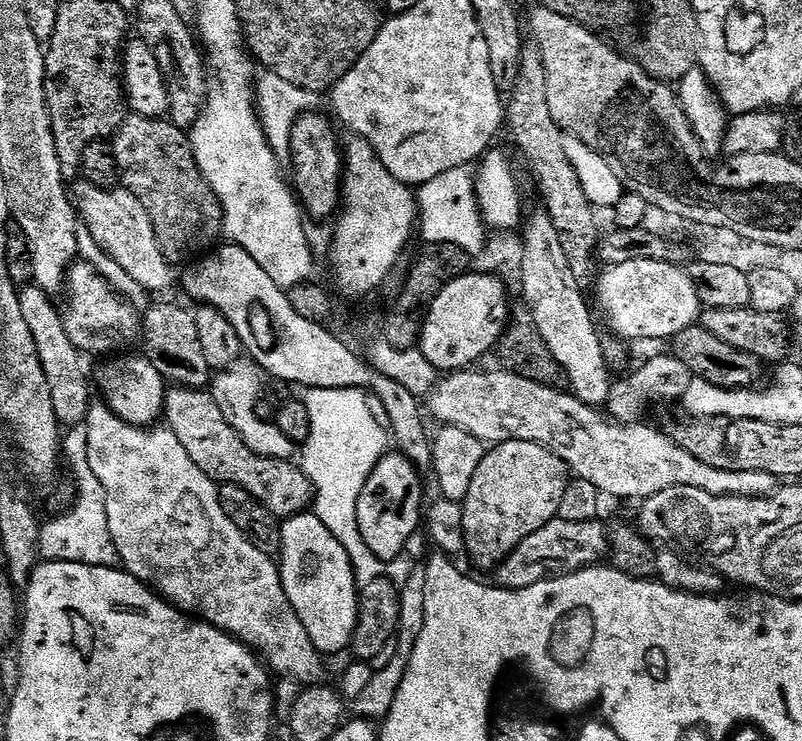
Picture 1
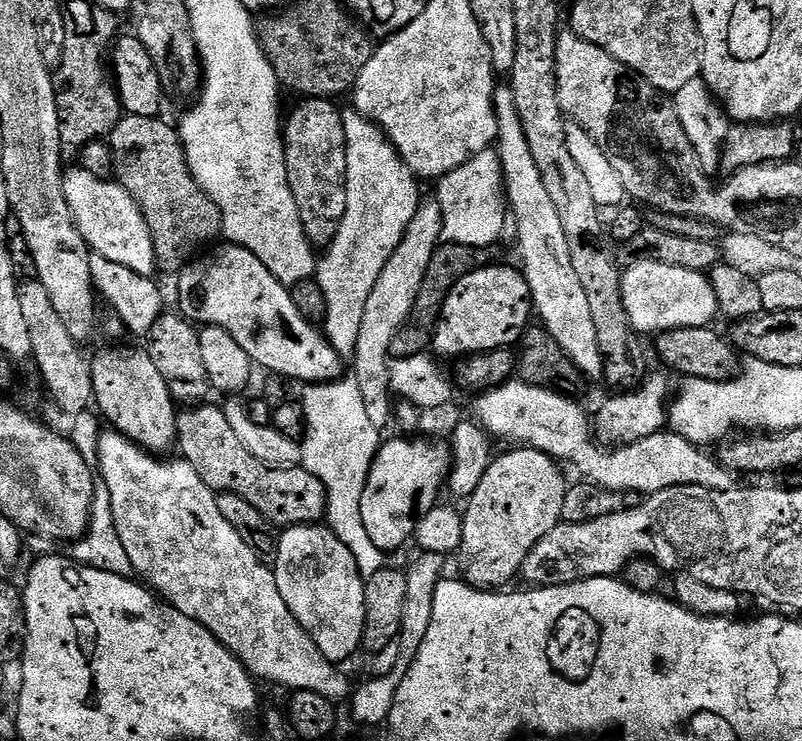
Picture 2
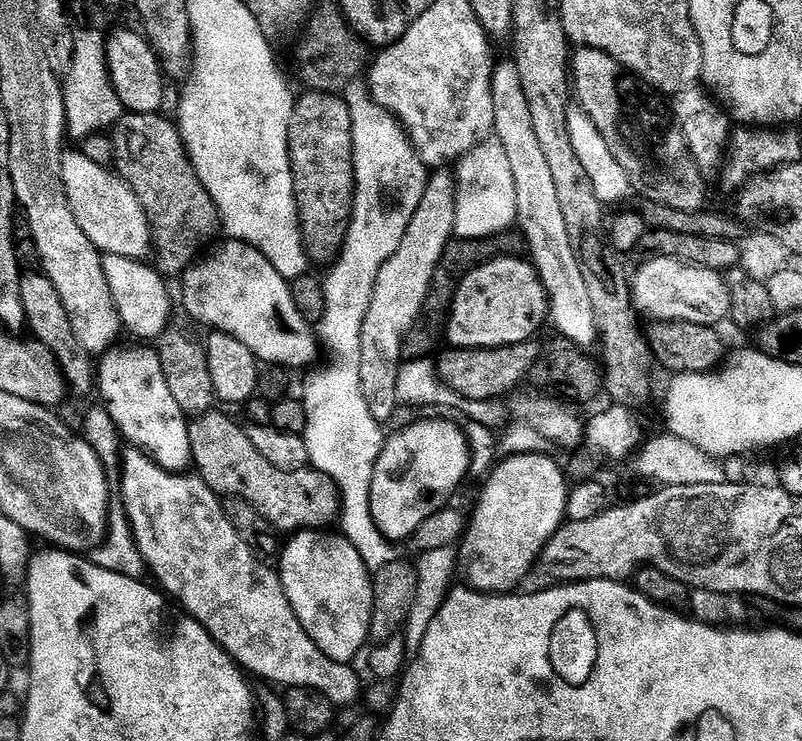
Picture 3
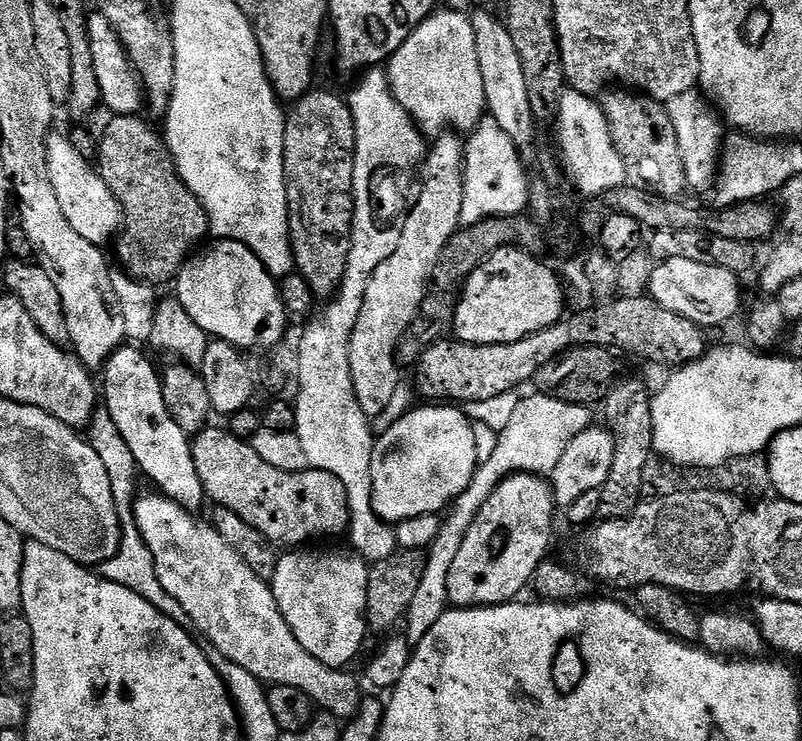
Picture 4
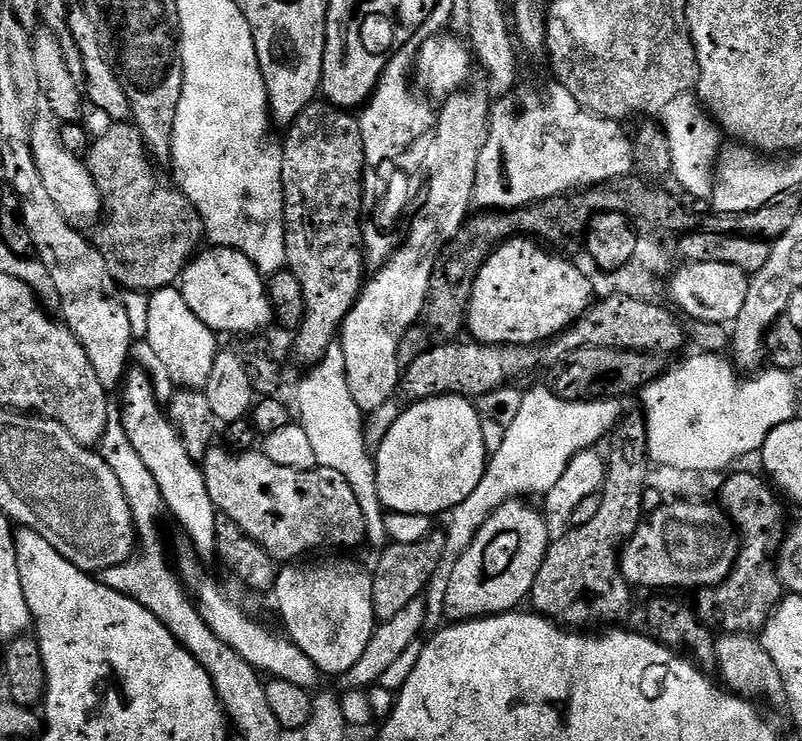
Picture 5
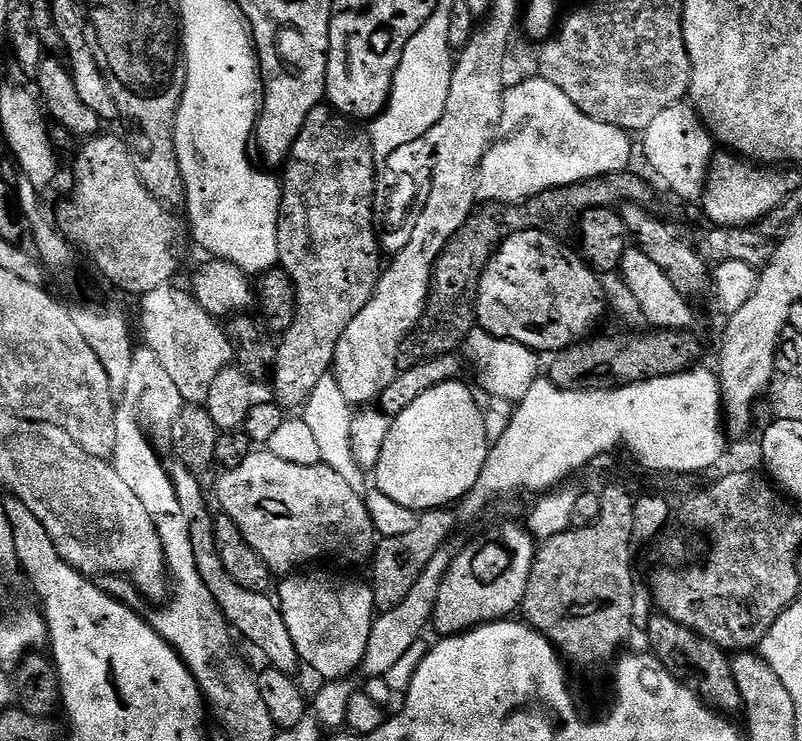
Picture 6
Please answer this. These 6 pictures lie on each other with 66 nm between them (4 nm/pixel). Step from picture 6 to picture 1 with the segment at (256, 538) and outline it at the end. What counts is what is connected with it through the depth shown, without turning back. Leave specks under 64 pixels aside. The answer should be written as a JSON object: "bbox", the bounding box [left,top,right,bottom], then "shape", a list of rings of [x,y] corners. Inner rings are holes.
{"bbox":[163,387,313,518],"shape":[[[169,387],[164,393],[163,419],[178,442],[186,446],[186,454],[194,458],[194,466],[198,466],[198,470],[216,481],[217,485],[242,486],[246,494],[262,502],[262,506],[266,506],[266,510],[278,518],[298,515],[313,507],[312,483],[304,469],[292,460],[262,458],[262,454],[254,454],[254,450],[242,442],[238,430],[234,430],[234,426],[222,418],[222,410],[218,410],[218,402],[214,402],[211,391]]]}

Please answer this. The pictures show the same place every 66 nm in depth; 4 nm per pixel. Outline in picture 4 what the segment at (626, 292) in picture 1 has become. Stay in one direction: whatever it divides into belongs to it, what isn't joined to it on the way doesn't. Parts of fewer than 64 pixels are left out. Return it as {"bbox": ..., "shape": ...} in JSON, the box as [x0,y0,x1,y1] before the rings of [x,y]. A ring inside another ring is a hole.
{"bbox":[647,258,740,330],"shape":[[[687,258],[661,260],[653,267],[647,295],[666,310],[690,318],[705,330],[728,324],[740,312],[740,280],[737,273],[722,270],[722,266],[706,266],[703,262],[690,262]]]}

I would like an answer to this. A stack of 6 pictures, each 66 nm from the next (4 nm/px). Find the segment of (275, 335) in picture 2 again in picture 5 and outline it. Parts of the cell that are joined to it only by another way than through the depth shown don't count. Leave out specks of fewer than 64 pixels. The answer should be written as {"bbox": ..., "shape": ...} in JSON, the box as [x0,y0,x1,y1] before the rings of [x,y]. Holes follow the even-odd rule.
{"bbox":[178,247,273,334],"shape":[[[205,247],[189,260],[178,287],[190,310],[215,334],[260,332],[273,323],[265,277],[260,275],[254,262],[238,250]]]}

